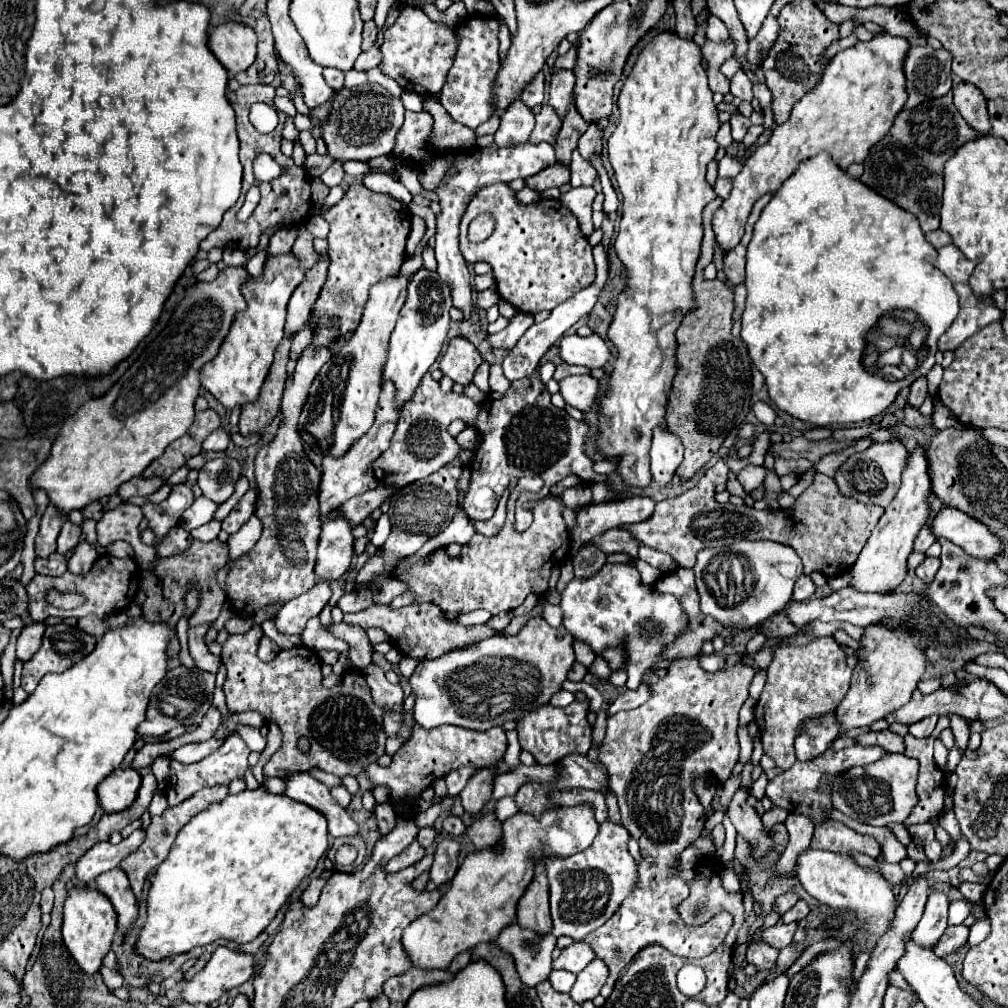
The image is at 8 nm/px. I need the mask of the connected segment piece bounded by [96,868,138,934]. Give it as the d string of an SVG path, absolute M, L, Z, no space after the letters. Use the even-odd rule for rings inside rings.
M114 868L112 872L104 872L96 878L96 890L102 892L114 906L118 914L118 928L122 934L128 934L136 926L138 918L138 902L134 898L134 892L128 884L128 878L122 870Z

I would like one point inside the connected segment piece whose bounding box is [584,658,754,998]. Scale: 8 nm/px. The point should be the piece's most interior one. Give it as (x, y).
(687, 730)

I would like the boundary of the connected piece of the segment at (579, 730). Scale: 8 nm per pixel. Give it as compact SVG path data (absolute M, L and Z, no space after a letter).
M574 700L566 708L554 708L550 704L540 706L518 720L518 740L522 750L528 750L538 764L556 764L568 754L586 754L592 746L592 728L586 720L590 712L590 700Z

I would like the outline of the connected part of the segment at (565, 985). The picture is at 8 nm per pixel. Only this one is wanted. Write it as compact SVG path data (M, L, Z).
M554 970L548 980L554 986L554 990L558 990L558 992L570 992L570 988L574 986L576 976L570 974L568 970Z

